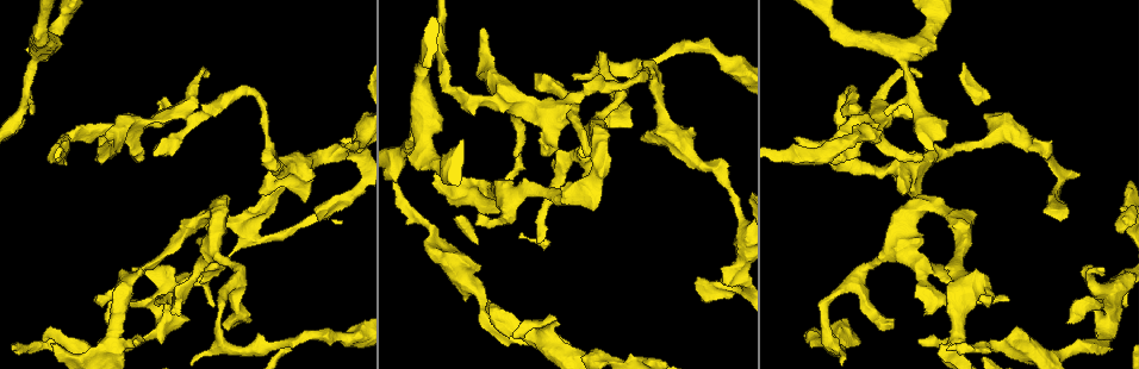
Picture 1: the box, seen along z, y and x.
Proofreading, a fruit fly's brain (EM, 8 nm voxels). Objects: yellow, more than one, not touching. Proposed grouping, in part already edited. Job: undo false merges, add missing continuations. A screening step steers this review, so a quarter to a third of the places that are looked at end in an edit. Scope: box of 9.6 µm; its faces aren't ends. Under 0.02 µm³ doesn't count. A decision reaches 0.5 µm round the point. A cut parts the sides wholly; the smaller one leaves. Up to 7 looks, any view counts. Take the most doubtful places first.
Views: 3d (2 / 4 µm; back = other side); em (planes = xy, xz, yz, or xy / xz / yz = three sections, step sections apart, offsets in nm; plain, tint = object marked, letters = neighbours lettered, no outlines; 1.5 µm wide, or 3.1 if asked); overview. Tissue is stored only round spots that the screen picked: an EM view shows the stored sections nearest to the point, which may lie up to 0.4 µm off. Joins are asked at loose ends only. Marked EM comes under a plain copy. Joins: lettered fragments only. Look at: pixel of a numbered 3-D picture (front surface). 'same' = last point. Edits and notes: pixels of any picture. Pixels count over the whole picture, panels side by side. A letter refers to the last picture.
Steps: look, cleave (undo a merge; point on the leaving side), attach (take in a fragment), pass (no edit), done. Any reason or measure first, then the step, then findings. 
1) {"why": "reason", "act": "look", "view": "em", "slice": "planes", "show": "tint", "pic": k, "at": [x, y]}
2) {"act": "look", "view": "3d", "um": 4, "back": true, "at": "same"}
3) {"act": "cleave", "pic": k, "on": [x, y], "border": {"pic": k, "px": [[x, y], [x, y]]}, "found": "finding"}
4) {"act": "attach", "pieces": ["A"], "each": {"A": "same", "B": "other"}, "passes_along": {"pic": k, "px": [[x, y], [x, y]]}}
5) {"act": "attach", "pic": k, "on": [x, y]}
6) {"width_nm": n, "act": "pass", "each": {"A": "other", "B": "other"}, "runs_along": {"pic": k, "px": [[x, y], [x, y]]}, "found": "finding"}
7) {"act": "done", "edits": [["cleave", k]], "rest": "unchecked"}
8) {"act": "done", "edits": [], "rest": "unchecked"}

{"why": "an open end", "act": "look", "view": "em", "slice": "planes", "show": "letters", "pic": 1, "at": [917, 340]}

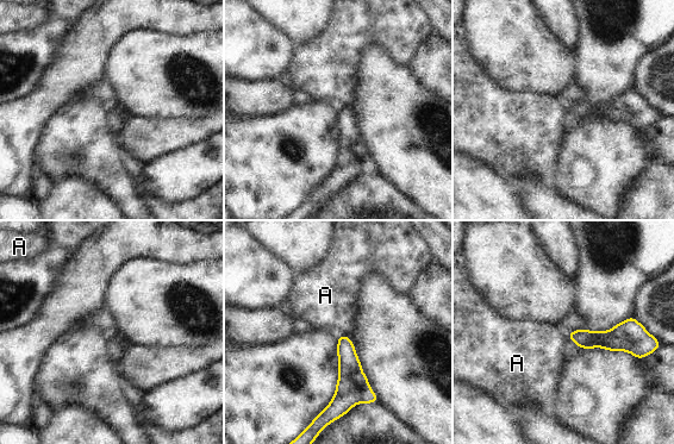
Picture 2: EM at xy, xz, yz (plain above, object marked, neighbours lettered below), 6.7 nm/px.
{"width_nm": 130, "act": "pass", "each": {"A": "other"}, "border": {"pic": 2, "px": [[338, 335], [347, 336]]}, "found": "no lettered fragment goes on from it"}

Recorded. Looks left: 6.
{"why": "free end", "act": "look", "view": "3d", "um": 2, "pic": 1, "at": [202, 283]}

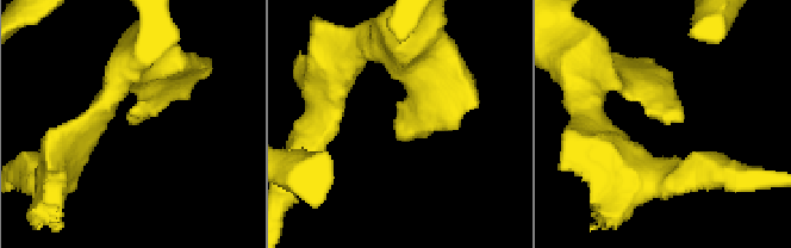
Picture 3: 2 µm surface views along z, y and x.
{"why": "need the tissue", "act": "look", "view": "em", "slice": "xz", "step": 8, "show": "tint", "pic": 3, "at": [683, 117]}

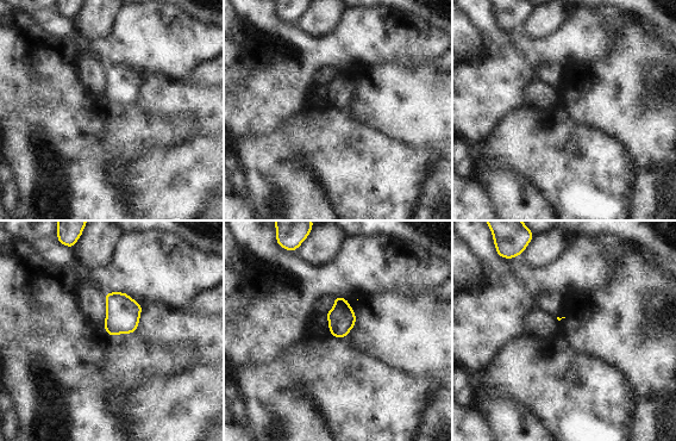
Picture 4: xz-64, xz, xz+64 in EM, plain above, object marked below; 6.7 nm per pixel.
{"act": "look", "view": "em", "slice": "planes", "show": "letters", "at": "same"}

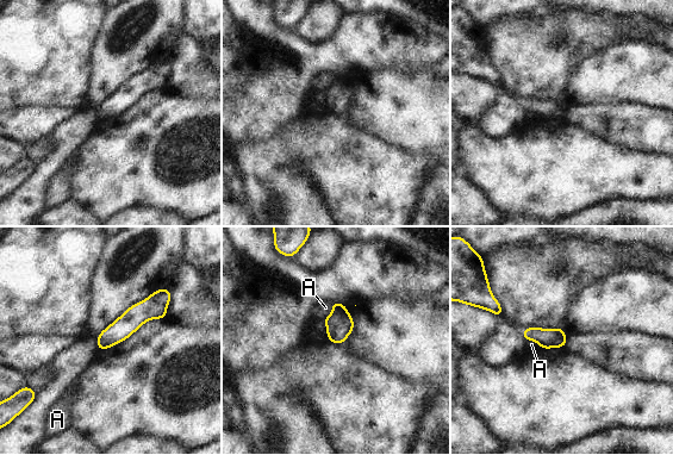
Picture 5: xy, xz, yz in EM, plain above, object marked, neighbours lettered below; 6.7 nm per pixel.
{"act": "pass", "each": {"A": "other"}, "runs_along": {"pic": 5, "px": [[162, 299], [135, 316], [100, 346]]}, "found": "no lettered fragment goes on from it"}

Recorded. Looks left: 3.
{"why": "free end", "act": "look", "view": "3d", "um": 2, "pic": 1, "at": [32, 114]}

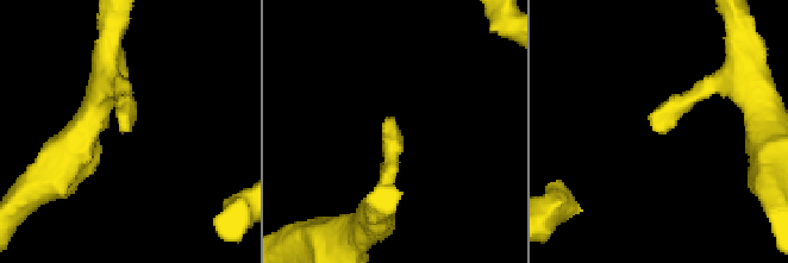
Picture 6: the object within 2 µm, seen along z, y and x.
{"why": "need the tissue", "act": "look", "view": "em", "um": 3.1, "slice": "planes", "show": "letters", "pic": 6, "at": [390, 125]}

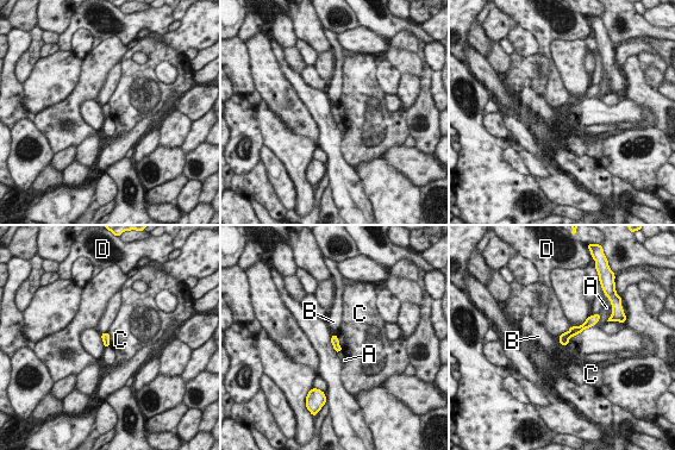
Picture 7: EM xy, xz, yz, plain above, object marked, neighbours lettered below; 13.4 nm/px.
{"width_nm": 100, "act": "pass", "each": {"A": "other", "B": "other", "C": "other", "D": "other"}, "border": {"pic": 7, "px": [[332, 333], [336, 336]]}, "found": "no lettered fragment goes on from it"}

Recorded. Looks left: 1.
{"act": "done", "edits": [], "rest": "unchecked"}

